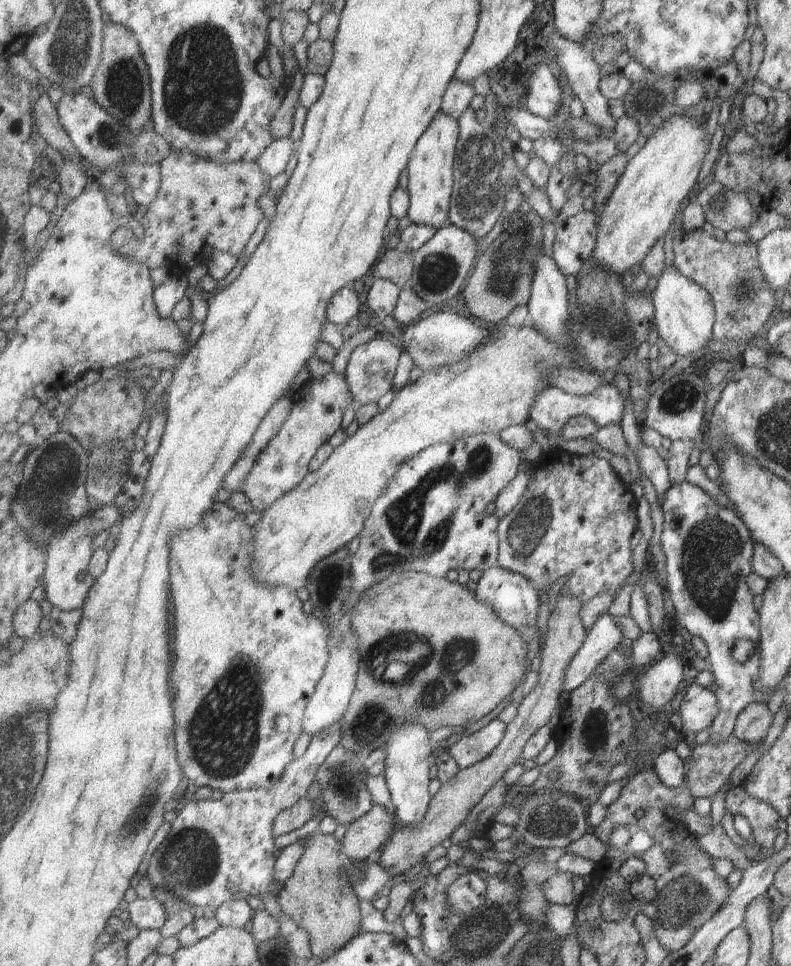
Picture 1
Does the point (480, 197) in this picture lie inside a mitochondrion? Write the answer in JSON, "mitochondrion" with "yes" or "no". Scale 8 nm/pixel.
{"mitochondrion":"yes"}

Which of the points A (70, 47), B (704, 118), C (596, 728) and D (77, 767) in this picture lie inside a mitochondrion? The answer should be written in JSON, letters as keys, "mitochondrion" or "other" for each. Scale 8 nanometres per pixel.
{"A":"mitochondrion","B":"other","C":"mitochondrion","D":"other"}

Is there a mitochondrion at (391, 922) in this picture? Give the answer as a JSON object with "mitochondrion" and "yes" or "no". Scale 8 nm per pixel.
{"mitochondrion":"no"}

